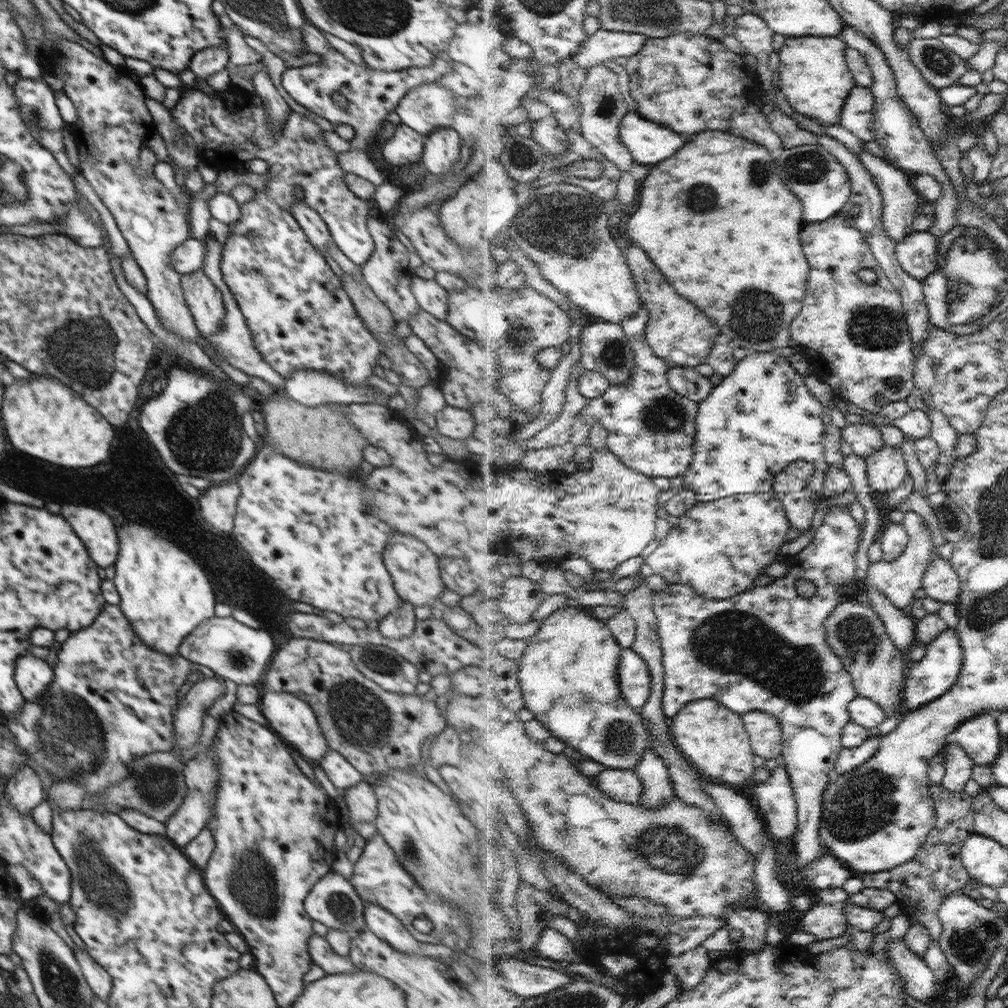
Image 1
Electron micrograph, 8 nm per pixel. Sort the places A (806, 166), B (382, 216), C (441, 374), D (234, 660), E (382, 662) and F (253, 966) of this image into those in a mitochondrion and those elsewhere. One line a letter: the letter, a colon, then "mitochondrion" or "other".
A: mitochondrion
B: other
C: other
D: mitochondrion
E: mitochondrion
F: other

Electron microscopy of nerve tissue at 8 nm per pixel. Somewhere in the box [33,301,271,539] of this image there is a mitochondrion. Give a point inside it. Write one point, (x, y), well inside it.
(202, 434)

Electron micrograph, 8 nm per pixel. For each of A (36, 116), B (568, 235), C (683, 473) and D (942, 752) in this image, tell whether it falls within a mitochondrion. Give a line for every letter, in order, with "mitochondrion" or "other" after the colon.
A: mitochondrion
B: mitochondrion
C: other
D: other

